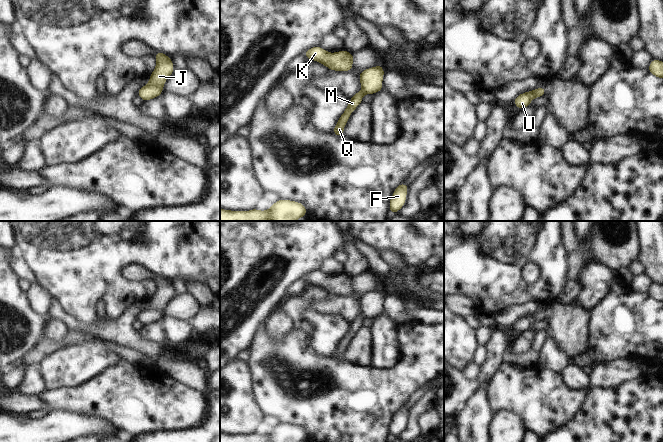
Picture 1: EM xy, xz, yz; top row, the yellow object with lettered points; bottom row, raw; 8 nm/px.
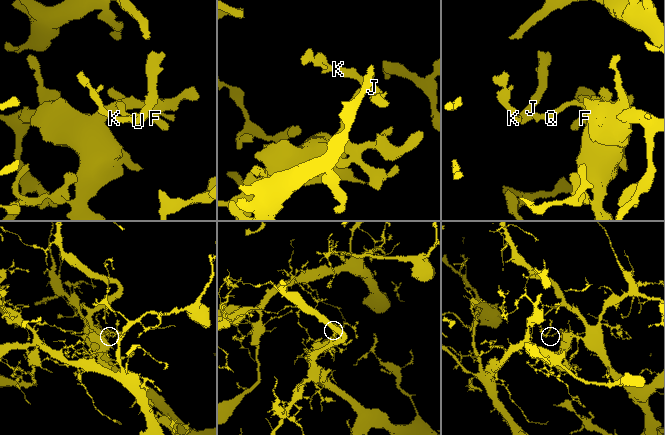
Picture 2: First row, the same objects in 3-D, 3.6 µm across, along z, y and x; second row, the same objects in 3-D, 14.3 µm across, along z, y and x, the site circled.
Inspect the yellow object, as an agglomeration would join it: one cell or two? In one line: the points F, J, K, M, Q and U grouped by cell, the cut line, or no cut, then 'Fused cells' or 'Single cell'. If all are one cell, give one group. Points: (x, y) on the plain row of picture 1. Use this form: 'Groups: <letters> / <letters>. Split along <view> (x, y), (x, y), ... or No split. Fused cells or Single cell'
Groups: F J K M Q U. No split. Single cell.

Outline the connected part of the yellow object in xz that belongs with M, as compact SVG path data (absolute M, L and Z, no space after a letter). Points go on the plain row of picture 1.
M377 289L372 292L364 293L359 298L360 309L363 312L362 315L356 316L351 322L350 325L339 341L332 357L336 360L344 360L344 351L348 346L350 339L353 335L362 327L362 322L365 318L373 319L376 316L379 316L384 313L382 304L384 301L383 289Z

